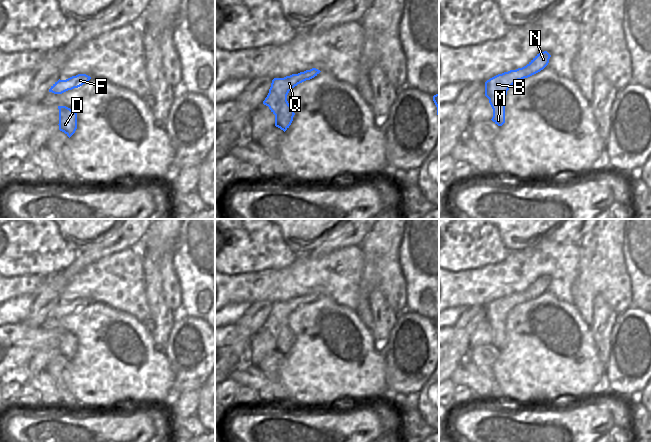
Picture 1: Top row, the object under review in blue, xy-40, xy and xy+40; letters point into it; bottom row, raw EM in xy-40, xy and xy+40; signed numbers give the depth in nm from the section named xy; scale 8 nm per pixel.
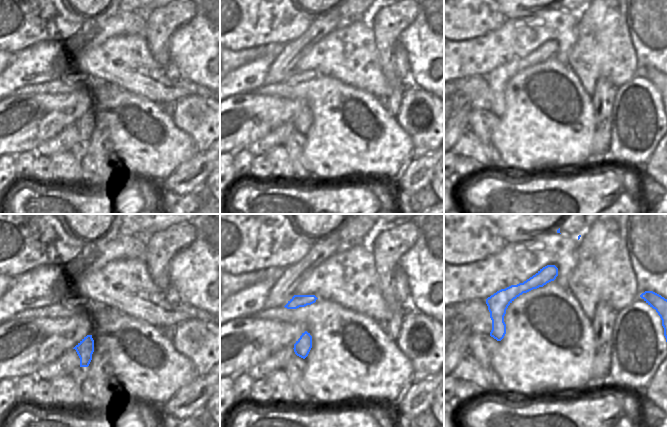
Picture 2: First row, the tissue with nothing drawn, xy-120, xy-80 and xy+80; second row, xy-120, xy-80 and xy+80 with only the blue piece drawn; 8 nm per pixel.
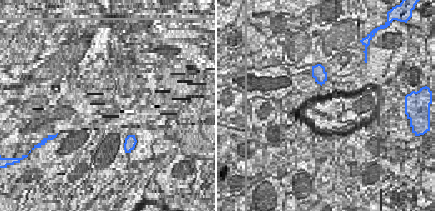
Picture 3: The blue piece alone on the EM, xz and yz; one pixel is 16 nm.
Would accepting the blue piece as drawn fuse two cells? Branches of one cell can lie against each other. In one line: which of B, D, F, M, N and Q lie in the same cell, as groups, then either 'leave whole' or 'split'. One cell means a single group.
B D F M N Q; leave whole

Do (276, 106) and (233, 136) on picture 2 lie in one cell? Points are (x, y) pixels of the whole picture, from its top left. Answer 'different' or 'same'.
same

